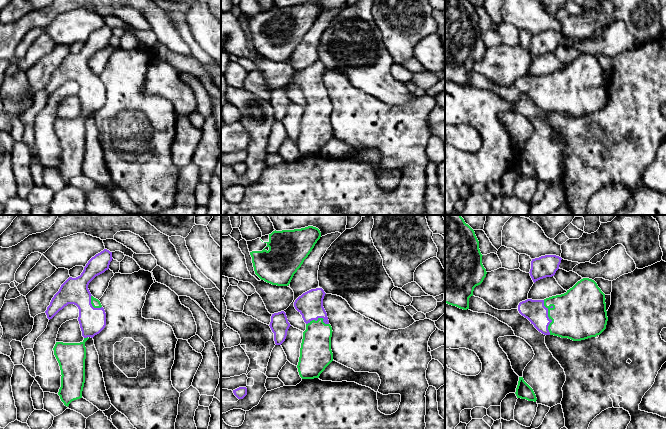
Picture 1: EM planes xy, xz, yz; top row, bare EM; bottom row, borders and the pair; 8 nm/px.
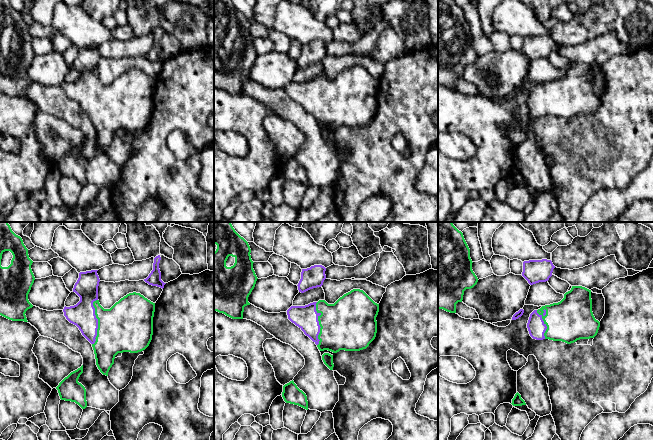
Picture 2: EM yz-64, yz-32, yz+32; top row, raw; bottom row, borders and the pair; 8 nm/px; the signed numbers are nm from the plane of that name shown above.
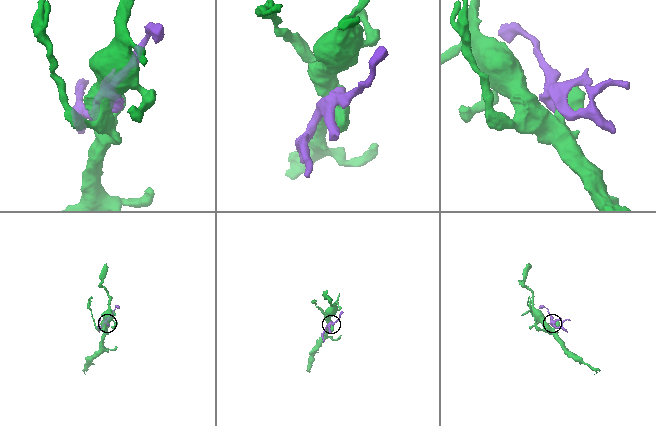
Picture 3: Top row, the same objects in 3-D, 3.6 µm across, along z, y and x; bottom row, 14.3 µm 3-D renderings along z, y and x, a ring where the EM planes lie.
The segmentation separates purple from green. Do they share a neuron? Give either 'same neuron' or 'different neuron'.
same neuron

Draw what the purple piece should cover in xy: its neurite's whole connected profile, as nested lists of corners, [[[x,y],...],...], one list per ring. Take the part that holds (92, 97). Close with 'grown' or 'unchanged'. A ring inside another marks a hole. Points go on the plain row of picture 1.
[[[107,25],[92,33],[80,52],[69,53],[61,61],[45,87],[50,96],[68,80],[74,80],[79,85],[78,97],[84,116],[80,119],[56,118],[53,124],[62,151],[58,171],[67,183],[72,177],[82,174],[85,159],[85,118],[106,102],[105,86],[100,77],[91,71],[88,61],[96,52],[109,45],[112,35],[112,28]]]; grown

